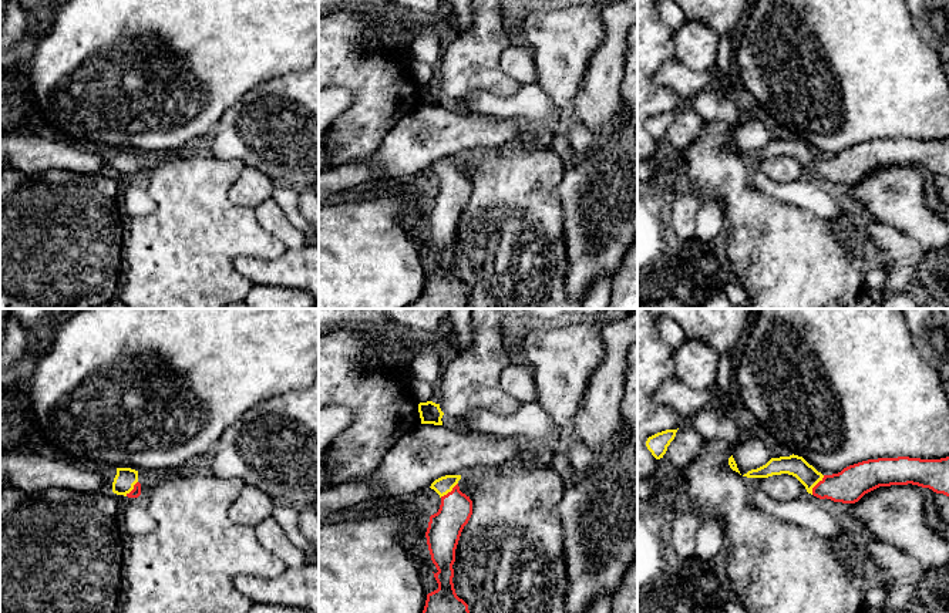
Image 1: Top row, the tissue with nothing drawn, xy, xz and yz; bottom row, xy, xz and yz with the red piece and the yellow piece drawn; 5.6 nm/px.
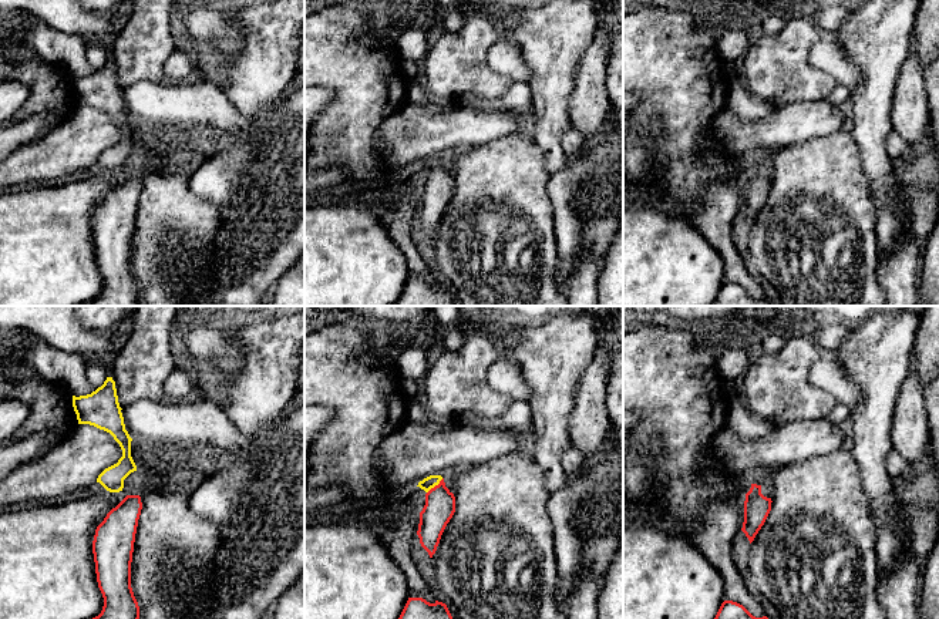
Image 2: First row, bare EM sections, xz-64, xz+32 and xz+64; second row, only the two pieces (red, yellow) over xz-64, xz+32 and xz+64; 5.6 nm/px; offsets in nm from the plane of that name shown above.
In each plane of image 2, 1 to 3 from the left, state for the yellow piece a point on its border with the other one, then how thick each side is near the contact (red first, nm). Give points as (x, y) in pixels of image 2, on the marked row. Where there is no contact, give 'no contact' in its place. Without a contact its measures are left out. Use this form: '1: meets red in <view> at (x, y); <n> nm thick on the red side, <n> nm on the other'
1: no contact
2: meets red in xz+32 at (436, 485); 180 nm thick on the red side, 70 nm on the other
3: no contact

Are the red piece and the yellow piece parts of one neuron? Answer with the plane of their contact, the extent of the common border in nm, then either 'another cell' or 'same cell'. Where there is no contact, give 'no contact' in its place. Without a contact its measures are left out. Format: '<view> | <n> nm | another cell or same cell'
yz | 130 nm | same cell

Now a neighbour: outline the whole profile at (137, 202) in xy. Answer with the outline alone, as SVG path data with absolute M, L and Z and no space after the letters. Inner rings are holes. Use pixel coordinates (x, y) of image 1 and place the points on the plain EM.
M129 179L124 196L124 213L128 216L145 216L157 209L157 202L151 198L147 186L139 179Z

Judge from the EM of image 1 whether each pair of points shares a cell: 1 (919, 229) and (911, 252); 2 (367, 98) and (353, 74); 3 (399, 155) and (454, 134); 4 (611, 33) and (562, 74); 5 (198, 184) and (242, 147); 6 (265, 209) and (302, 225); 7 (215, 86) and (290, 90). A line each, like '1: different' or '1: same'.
1: different
2: same
3: same
4: different
5: different
6: different
7: different

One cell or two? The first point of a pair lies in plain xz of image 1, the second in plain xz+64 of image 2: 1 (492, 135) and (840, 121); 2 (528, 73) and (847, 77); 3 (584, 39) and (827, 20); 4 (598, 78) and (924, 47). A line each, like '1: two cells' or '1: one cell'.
1: one cell
2: one cell
3: two cells
4: two cells

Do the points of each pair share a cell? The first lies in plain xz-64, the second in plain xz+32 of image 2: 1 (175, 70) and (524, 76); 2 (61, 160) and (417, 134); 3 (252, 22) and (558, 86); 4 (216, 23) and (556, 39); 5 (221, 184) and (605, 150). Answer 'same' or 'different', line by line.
1: same
2: same
3: different
4: same
5: same

